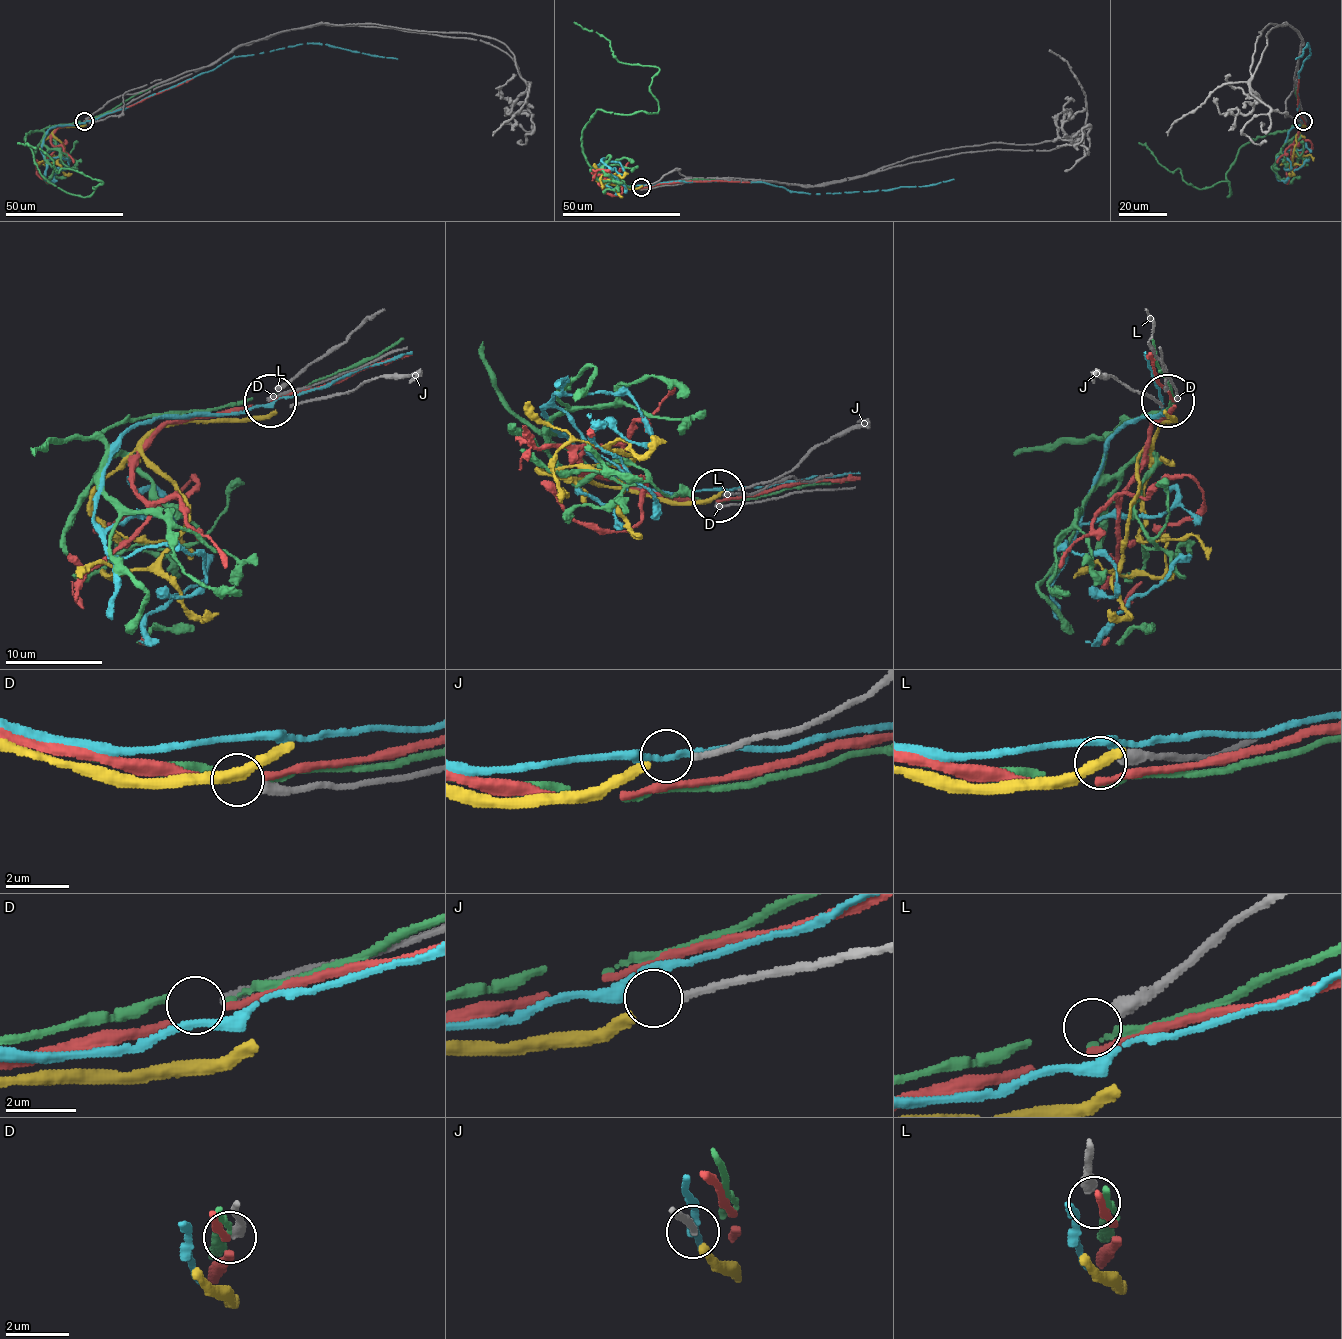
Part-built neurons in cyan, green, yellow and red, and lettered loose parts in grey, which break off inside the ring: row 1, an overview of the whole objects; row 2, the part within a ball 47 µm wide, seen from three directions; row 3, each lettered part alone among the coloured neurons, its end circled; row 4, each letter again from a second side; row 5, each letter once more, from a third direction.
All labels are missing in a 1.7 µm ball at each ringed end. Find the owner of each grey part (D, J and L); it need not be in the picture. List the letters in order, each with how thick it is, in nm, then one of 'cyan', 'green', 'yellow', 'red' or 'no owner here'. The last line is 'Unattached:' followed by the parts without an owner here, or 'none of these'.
D: calibre 320 nm; no owner here
J: calibre 200 nm; yellow
L: calibre 400 nm; no owner here
Unattached: D, L

